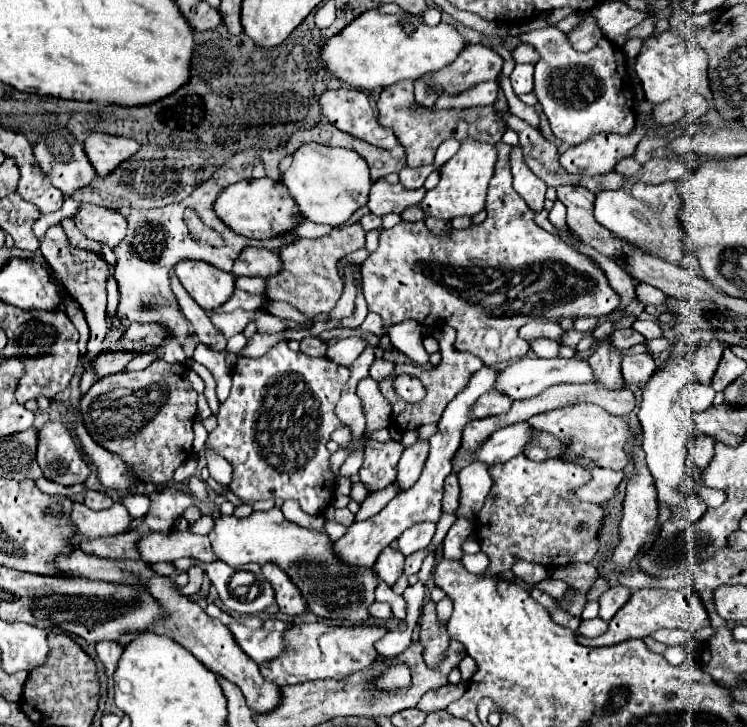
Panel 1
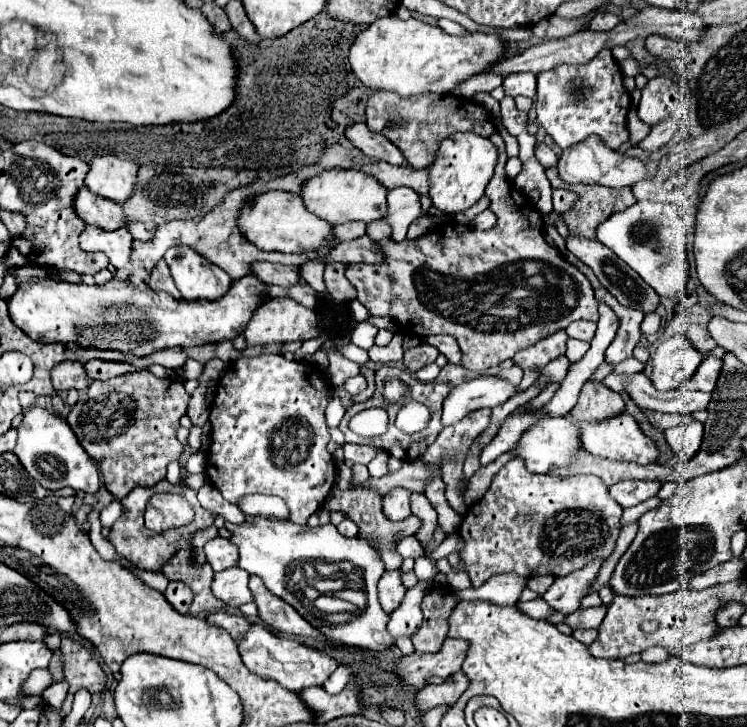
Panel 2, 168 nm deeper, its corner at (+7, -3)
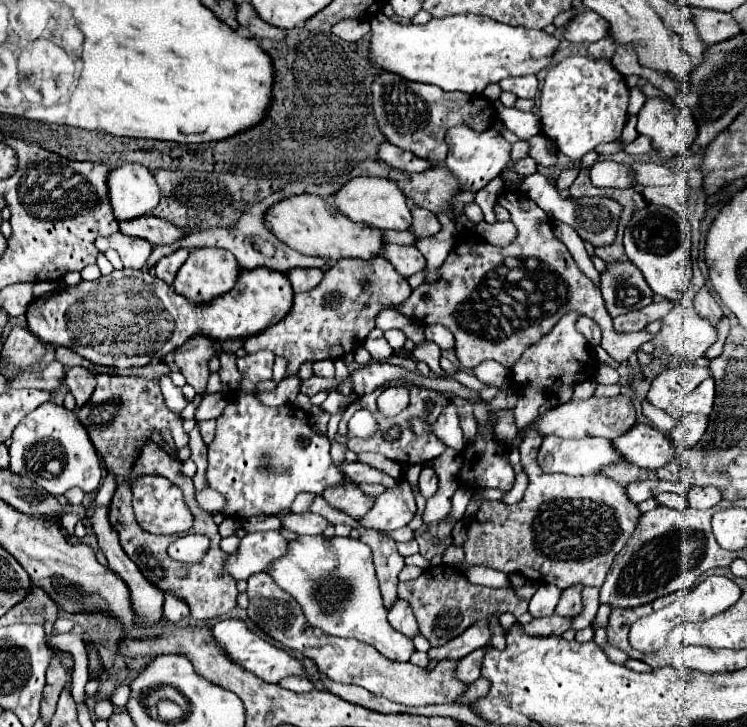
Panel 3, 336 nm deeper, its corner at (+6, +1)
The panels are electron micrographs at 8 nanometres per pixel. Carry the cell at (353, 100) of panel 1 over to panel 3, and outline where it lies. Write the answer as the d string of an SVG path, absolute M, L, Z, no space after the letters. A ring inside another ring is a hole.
M382 143L380 145L378 157L380 157L380 161L388 163L390 167L400 169L400 171L406 171L406 173L422 173L422 171L428 171L432 167L430 161L420 159L420 157L414 157L410 151L398 149L398 147L390 145L390 143Z

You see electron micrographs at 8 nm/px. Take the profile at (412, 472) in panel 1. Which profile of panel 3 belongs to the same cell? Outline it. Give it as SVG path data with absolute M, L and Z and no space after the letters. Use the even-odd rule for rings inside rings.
M402 481L396 488L386 489L374 503L374 507L358 519L364 529L400 529L412 521L416 511L413 491L407 481Z

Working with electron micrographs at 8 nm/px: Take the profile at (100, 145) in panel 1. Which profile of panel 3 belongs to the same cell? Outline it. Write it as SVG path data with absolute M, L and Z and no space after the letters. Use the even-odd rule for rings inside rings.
M128 163L110 171L108 195L118 221L150 215L160 203L160 187L156 179L138 163Z

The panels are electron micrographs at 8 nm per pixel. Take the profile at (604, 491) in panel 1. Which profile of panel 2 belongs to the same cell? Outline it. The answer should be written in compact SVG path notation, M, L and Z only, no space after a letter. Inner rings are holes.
M625 479L609 487L609 495L621 505L621 507L633 507L649 497L655 497L659 491L659 481L641 481L641 479Z

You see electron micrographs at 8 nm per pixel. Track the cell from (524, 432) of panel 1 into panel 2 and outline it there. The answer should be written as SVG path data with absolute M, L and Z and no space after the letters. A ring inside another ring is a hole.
M557 417L557 419L541 419L537 425L529 427L529 431L525 431L517 443L509 449L509 453L513 453L513 457L519 457L525 461L525 467L531 473L547 473L551 467L563 467L571 463L571 455L581 449L579 445L579 429L575 423L571 423L565 417Z

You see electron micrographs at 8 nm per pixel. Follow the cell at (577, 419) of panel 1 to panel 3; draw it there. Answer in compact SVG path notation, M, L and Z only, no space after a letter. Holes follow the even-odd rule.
M634 425L628 433L614 439L614 447L634 465L644 469L660 469L678 455L670 437L650 425Z

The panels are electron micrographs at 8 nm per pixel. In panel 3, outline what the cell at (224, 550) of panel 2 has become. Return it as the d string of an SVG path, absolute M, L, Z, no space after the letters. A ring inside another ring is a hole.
M264 531L264 533L248 533L236 555L228 555L226 569L230 575L240 581L250 575L270 571L272 561L286 555L288 539L280 535L280 531Z

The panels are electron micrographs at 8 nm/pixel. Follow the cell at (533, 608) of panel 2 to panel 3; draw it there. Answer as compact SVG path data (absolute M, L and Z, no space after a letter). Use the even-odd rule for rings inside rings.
M438 565L426 569L418 579L404 581L398 585L398 597L408 601L416 621L420 625L420 633L430 641L432 647L440 647L448 643L450 639L464 633L472 623L486 617L500 617L502 613L510 611L516 617L524 615L528 611L528 601L522 601L514 589L490 589L490 587L478 587L468 583L464 571L454 569L452 565Z

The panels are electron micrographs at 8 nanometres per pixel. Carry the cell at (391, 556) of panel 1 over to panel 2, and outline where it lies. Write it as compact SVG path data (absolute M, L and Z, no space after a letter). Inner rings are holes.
M385 571L379 579L379 603L389 613L393 611L405 595L405 587L401 583L401 571Z

